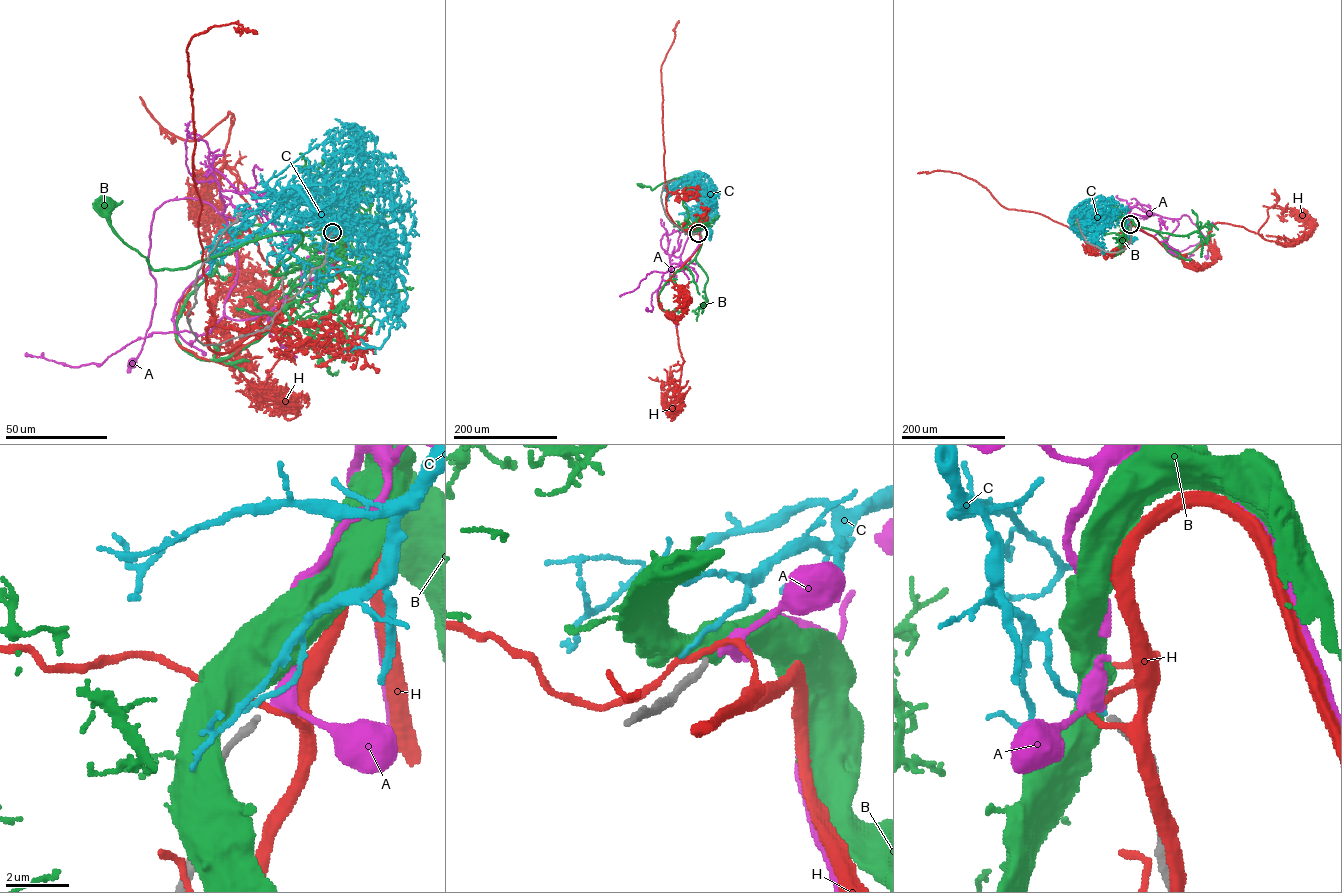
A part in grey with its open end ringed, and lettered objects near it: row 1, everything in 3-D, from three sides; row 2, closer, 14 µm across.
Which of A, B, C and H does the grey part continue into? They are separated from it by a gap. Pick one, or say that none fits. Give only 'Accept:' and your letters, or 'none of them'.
Accept: A

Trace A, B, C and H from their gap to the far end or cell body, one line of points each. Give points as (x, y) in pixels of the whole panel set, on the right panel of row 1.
A: (1129, 223), (1131, 219), (1137, 228), (1165, 246), (1178, 224), (1176, 219), (1188, 216), (1208, 246), (1206, 257)
B: (1129, 223), (1120, 232), (1104, 234), (1074, 223), (1082, 233), (1087, 232), (1082, 216)
C: (1129, 223), (1124, 210), (1105, 211), (1102, 215), (1113, 216), (1125, 223), (1125, 231), (1130, 239)
H: (1129, 223), (1130, 242), (1111, 254), (1045, 216), (1004, 207), (960, 174), (918, 173)

